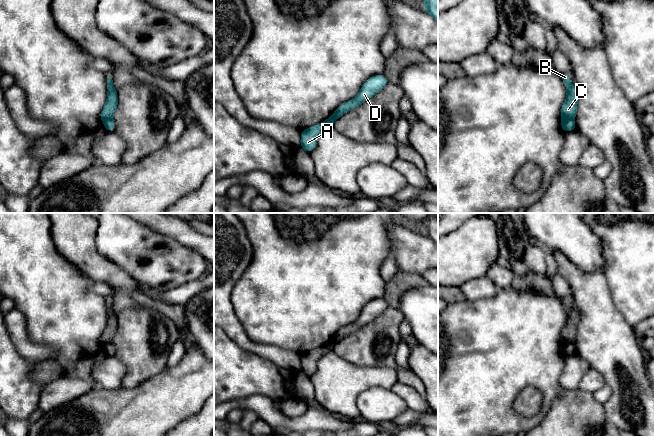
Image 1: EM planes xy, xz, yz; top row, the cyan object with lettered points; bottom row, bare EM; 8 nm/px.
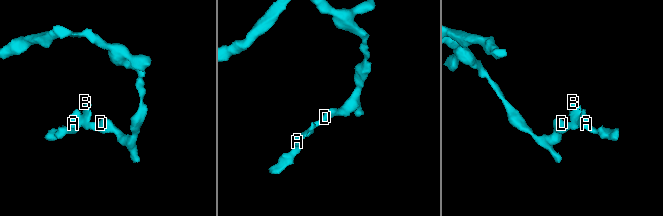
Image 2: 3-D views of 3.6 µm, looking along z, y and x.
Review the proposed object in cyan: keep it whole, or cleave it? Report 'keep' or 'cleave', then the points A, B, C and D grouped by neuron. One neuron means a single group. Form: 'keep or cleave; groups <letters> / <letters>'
cleave; groups A B C / D

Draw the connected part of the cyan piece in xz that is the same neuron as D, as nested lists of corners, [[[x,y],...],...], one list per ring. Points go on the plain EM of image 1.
[[[374,299],[370,301],[361,311],[358,319],[343,328],[341,328],[332,338],[332,346],[334,347],[338,342],[344,339],[351,333],[358,331],[364,325],[368,324],[370,321],[375,319],[377,316],[381,315],[387,308],[387,302],[383,299]]]

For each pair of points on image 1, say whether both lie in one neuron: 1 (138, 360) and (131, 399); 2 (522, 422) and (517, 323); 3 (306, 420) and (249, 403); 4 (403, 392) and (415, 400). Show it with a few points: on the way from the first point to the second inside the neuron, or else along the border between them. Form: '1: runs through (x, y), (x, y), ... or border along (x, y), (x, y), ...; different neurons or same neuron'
1: border along (153, 376), (135, 387), (122, 388); different neurons
2: runs through (508, 399), (508, 348); same neuron
3: runs through (292, 422), (279, 422), (263, 407); same neuron
4: runs through (406, 392), (412, 397); same neuron

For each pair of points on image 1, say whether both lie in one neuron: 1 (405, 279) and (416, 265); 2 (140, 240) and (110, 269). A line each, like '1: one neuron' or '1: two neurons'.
1: two neurons
2: two neurons

